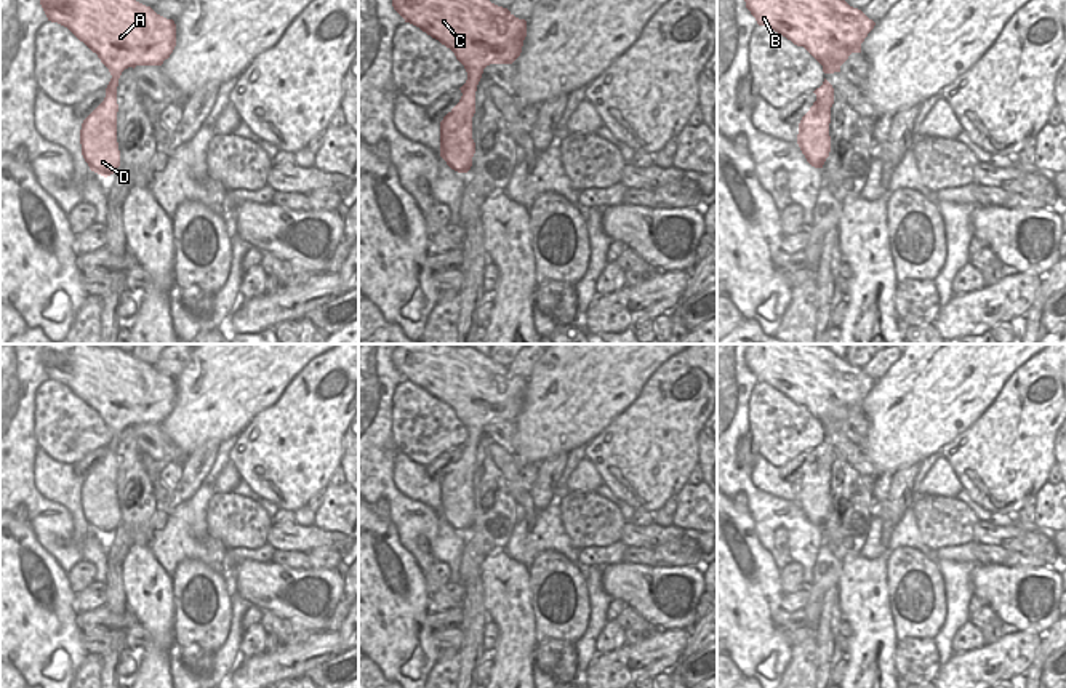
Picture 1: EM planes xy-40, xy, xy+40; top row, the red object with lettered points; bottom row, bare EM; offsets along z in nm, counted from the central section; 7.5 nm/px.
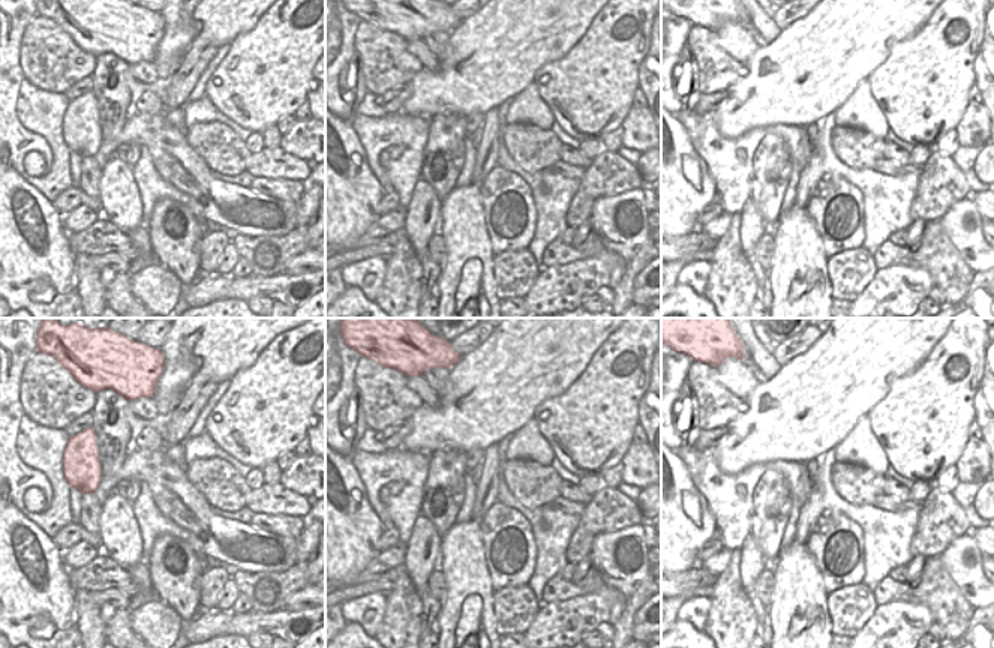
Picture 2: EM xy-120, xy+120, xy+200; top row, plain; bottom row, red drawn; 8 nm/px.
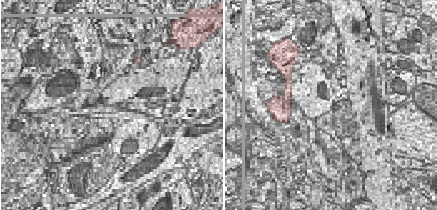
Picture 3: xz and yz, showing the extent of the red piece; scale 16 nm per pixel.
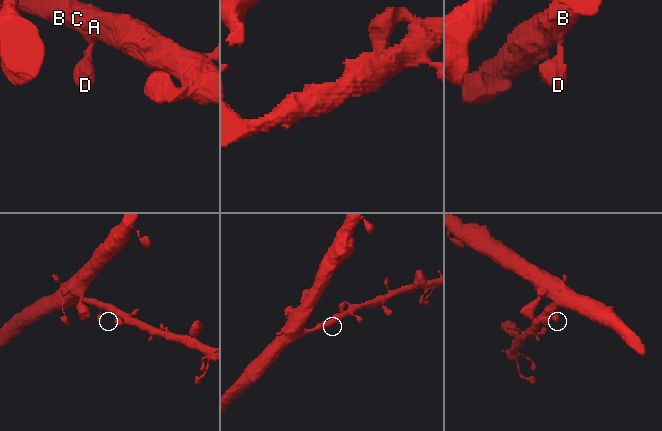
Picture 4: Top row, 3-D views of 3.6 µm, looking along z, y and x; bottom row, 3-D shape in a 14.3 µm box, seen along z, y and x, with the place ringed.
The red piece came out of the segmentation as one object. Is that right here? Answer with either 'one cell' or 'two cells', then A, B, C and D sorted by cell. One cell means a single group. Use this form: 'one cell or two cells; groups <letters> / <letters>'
one cell; groups A B C D

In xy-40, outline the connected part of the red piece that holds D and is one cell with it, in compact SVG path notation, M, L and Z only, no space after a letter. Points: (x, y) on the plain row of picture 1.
M45 344L40 363L48 379L67 386L112 434L104 459L80 488L85 520L91 530L107 536L120 525L118 437L128 426L162 424L176 405L176 382L118 347Z

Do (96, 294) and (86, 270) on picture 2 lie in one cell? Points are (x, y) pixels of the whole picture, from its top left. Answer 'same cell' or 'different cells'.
same cell

